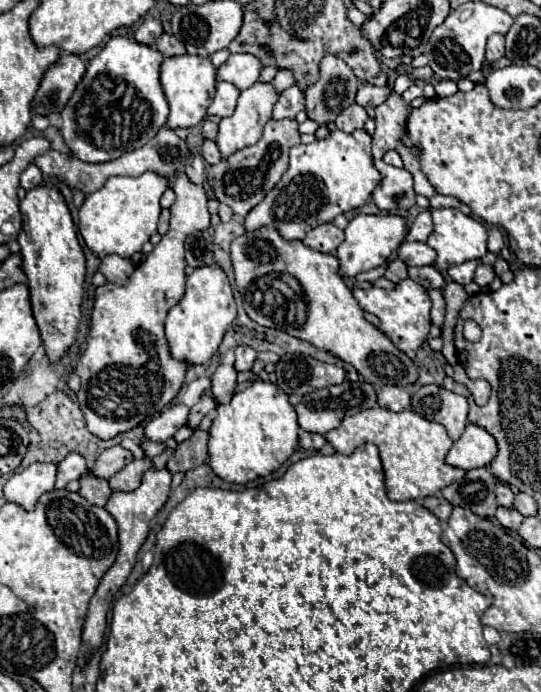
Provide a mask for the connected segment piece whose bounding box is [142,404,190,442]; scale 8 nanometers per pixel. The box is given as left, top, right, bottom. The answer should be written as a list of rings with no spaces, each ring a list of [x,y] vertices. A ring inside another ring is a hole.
[[[176,404],[176,406],[170,406],[168,410],[164,410],[160,416],[156,416],[154,420],[150,420],[146,426],[144,426],[144,440],[150,440],[150,442],[166,442],[168,438],[174,436],[174,432],[186,424],[188,420],[188,412],[190,408],[184,406],[184,404]]]

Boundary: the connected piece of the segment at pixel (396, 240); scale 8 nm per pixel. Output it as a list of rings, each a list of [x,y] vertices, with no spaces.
[[[356,214],[348,222],[348,226],[344,228],[344,242],[334,252],[334,256],[340,262],[338,274],[340,276],[356,276],[364,270],[372,270],[372,268],[382,266],[390,258],[390,254],[396,252],[398,246],[404,242],[406,232],[408,232],[408,226],[406,226],[404,218],[400,218],[400,216],[392,216],[392,214],[378,214],[378,216]]]

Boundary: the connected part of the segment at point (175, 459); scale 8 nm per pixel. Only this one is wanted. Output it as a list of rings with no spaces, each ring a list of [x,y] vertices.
[[[196,428],[188,440],[176,446],[166,468],[172,474],[188,472],[202,466],[206,460],[208,460],[208,432]]]

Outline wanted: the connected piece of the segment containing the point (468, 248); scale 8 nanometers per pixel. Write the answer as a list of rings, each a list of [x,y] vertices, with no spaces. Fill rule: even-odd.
[[[440,208],[440,210],[432,210],[432,218],[434,218],[434,230],[428,236],[426,244],[436,252],[436,260],[434,266],[444,272],[448,270],[452,264],[462,264],[468,260],[480,260],[482,256],[486,256],[486,226],[470,216],[466,216],[462,210],[458,208]]]

